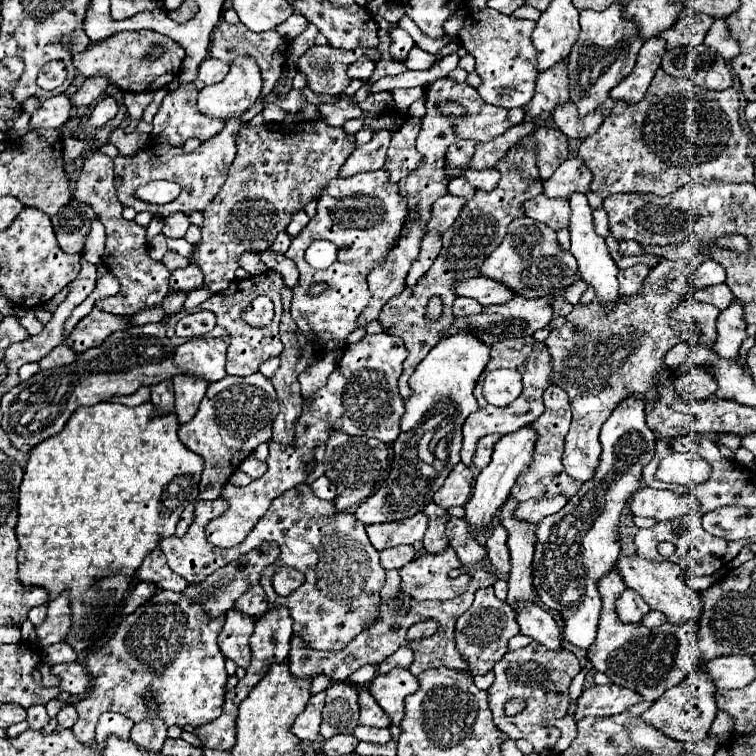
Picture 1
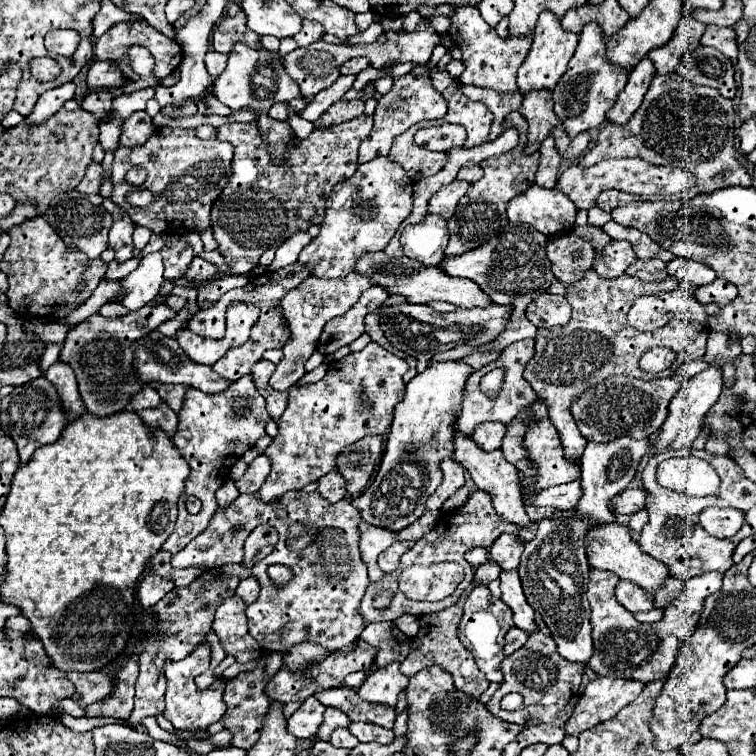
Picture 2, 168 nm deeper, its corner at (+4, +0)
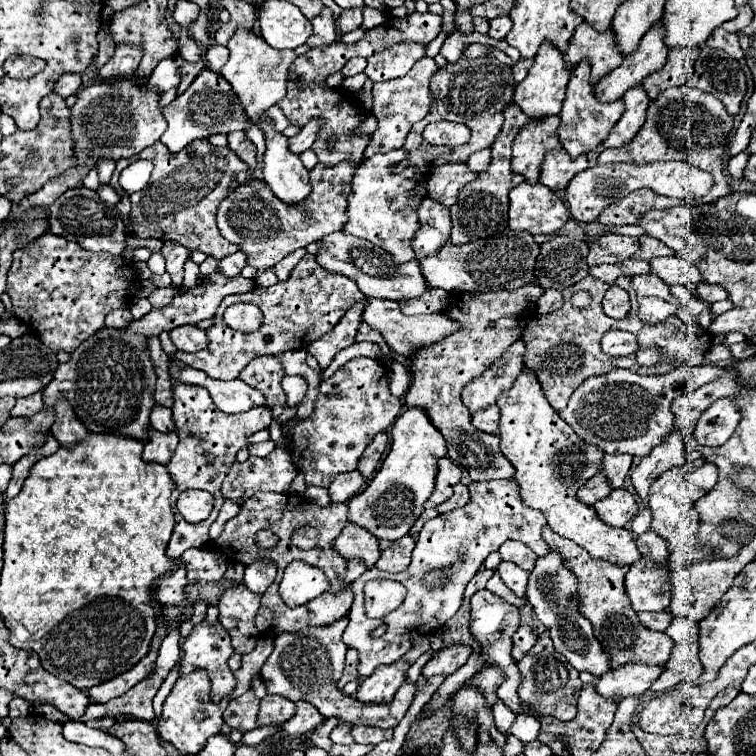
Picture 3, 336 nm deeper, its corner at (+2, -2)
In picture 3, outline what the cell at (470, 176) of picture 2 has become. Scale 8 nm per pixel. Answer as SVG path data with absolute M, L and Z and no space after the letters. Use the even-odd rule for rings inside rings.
M480 149L478 153L472 153L468 157L468 165L470 169L474 169L476 173L484 171L488 165L490 165L490 149Z

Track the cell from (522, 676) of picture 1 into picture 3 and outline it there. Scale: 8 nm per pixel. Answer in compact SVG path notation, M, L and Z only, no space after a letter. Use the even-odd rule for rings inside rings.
M544 631L538 637L536 645L524 655L524 659L518 661L518 669L522 673L518 695L526 705L530 705L532 711L538 715L552 715L560 721L572 721L576 717L576 701L582 691L582 681L578 679L578 671L554 649L548 631Z

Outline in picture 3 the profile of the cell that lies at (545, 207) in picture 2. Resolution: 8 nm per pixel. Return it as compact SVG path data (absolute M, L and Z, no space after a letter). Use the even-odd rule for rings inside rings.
M520 183L510 189L508 197L508 227L512 231L556 233L570 219L564 201L542 183Z

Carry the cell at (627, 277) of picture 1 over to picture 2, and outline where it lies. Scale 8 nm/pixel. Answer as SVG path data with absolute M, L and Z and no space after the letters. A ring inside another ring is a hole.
M610 241L598 255L594 271L604 279L618 279L636 259L638 257L628 241Z

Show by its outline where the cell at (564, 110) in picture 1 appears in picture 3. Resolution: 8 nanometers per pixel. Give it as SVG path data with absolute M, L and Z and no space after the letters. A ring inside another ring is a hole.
M564 149L560 151L554 151L554 153L548 153L544 165L542 165L542 173L540 173L540 183L546 185L548 189L554 189L554 191L562 191L570 179L584 171L588 167L588 159L586 155L580 155L576 161L572 161Z

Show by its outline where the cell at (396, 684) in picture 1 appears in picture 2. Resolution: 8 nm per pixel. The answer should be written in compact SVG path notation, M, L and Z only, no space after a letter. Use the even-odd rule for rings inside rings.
M390 663L382 669L372 671L362 683L362 687L358 689L358 695L368 703L380 703L380 705L394 707L400 691L406 689L408 681L410 679L400 673L400 665Z

